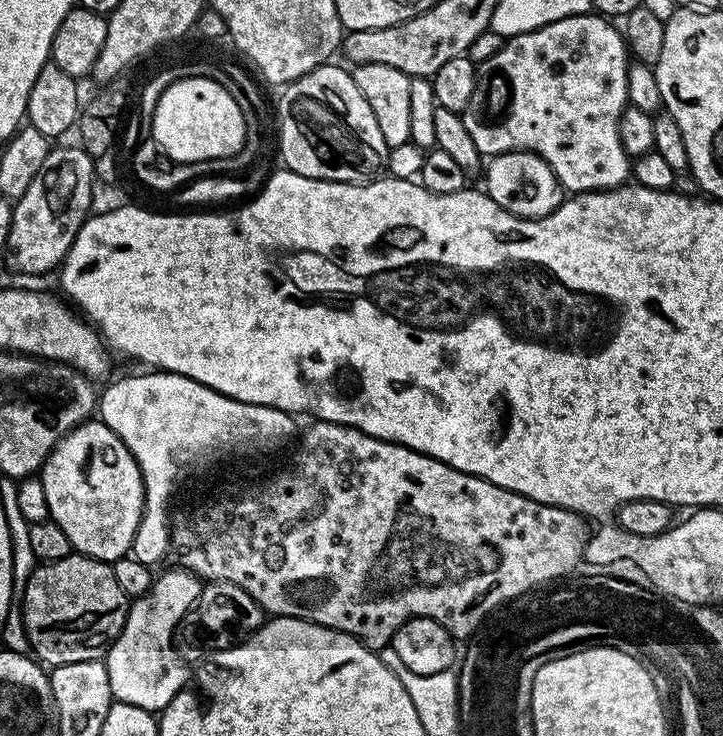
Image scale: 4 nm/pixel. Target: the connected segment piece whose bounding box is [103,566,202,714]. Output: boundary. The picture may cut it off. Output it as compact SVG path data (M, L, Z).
M179 566L173 569L173 572L157 575L152 581L152 588L144 596L137 596L131 601L124 629L103 657L110 674L113 701L138 706L153 714L163 712L185 687L184 679L188 672L184 669L185 661L176 660L178 648L174 641L180 621L200 597L202 587L200 577L194 573L185 572Z

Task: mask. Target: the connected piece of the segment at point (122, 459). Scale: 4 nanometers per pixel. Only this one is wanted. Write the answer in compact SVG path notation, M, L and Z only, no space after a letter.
M93 418L67 432L46 458L38 478L46 490L50 520L62 528L71 547L79 555L113 562L131 553L134 534L144 513L144 479L138 470L138 462L122 438L118 438L118 434L114 434L114 430L110 430L103 420Z

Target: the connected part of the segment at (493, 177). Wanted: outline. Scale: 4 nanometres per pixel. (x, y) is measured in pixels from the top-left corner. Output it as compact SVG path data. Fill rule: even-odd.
M504 152L500 156L493 156L487 161L483 176L483 187L488 197L510 214L527 220L537 220L550 214L566 198L554 170L550 170L546 161L532 152Z

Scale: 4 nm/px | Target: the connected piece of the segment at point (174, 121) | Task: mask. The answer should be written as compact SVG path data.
M184 77L162 94L150 117L151 139L170 159L178 163L200 163L230 158L244 146L247 128L243 112L226 89L208 77Z

